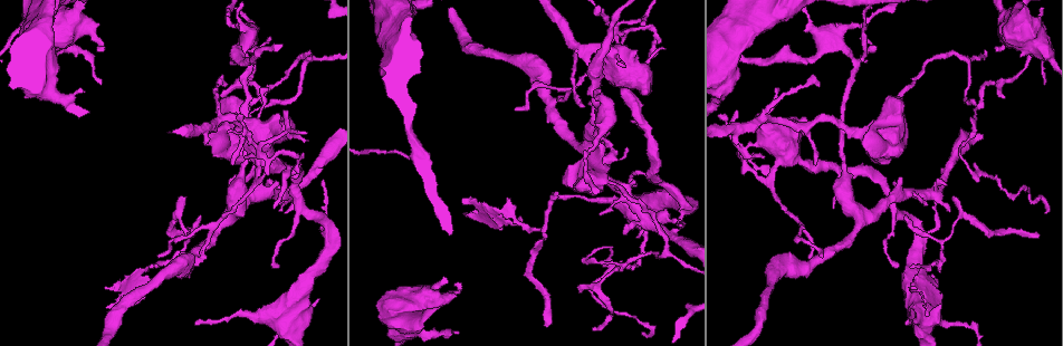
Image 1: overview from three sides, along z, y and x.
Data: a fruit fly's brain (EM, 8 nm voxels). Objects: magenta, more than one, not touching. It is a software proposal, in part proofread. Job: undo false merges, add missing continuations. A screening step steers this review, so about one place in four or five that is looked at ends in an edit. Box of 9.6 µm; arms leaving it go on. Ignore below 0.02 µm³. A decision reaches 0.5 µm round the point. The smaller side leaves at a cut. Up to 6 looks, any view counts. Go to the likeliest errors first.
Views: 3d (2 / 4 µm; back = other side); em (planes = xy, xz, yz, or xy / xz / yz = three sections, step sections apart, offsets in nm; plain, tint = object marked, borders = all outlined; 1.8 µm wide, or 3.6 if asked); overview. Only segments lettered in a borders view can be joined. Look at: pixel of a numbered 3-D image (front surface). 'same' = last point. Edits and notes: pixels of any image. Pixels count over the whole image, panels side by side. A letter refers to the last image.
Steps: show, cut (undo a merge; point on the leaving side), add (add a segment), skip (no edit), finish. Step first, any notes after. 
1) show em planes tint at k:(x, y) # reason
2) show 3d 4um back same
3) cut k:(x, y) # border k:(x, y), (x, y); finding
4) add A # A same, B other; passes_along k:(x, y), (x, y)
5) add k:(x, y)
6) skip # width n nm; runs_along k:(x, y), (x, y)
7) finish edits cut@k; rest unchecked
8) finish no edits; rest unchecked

show em planes tint at 1:(257, 148) # four or more arms meet

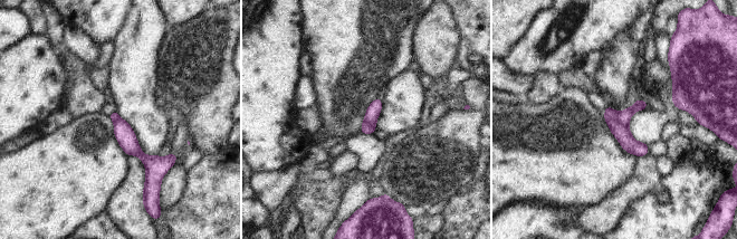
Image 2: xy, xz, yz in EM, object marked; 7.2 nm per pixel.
show em planes borders same # what lies round it

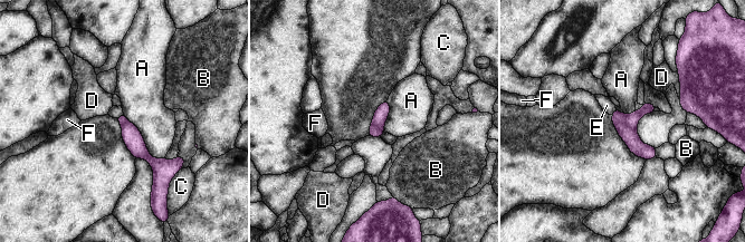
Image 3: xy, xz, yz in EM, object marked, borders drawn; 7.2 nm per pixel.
cut 3:(629, 135) # A other, B other, C other, D other, E other, F other; border 3:(612, 115), (634, 128); a second cell is stuck on

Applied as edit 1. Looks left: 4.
show em planes plain at 1:(545, 322) # branch stops here

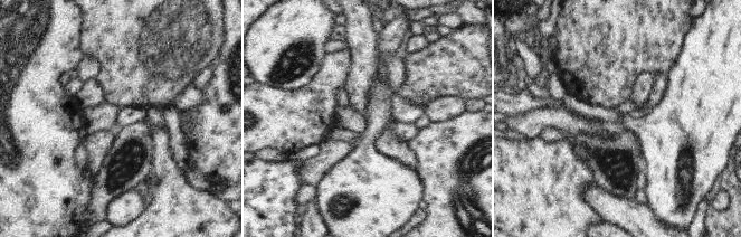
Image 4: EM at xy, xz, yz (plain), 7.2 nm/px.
show em planes tint same

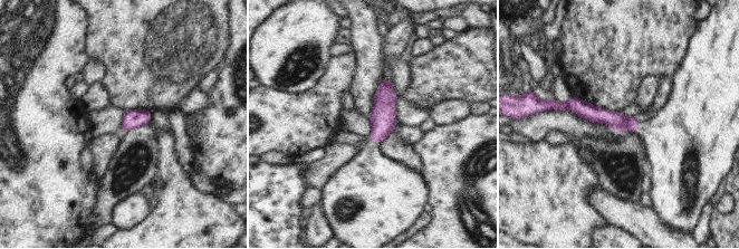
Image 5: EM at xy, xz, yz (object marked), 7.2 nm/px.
show em planes borders same # see the neighbours

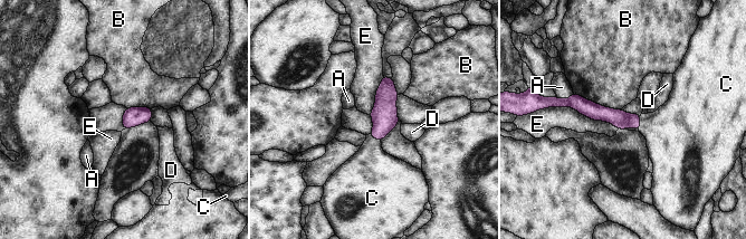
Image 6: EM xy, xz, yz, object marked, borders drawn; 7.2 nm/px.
add C # width 130 nm; A other, B other, C same, D other, E other; the cell continues

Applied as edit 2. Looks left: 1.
finish edits cut@3, add@6; rest unchecked

